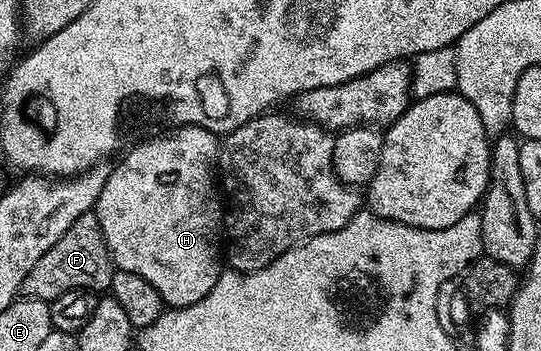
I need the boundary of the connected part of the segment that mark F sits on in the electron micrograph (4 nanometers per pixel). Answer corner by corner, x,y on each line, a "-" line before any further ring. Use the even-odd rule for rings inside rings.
91,210
80,214
80,218
68,226
64,238
60,238
60,242
56,242
56,246
52,246
52,250
48,250
48,254
44,254
36,266
32,266
28,278
24,278
20,292
22,296
47,302
60,298
60,294
68,294
68,290
81,288
102,294
109,289
115,271
114,260
102,237
98,216

